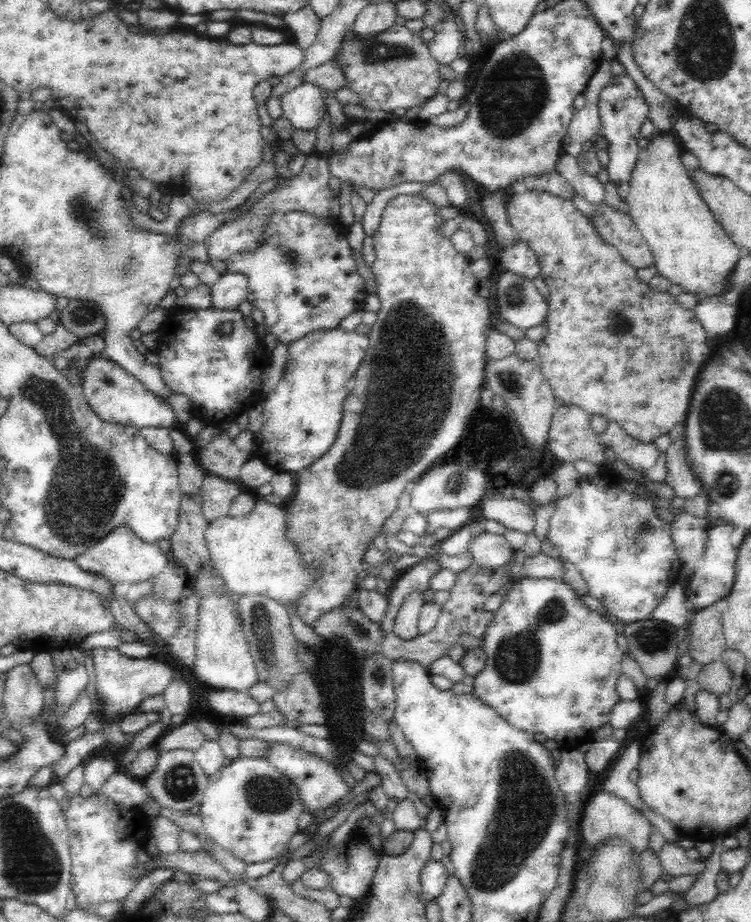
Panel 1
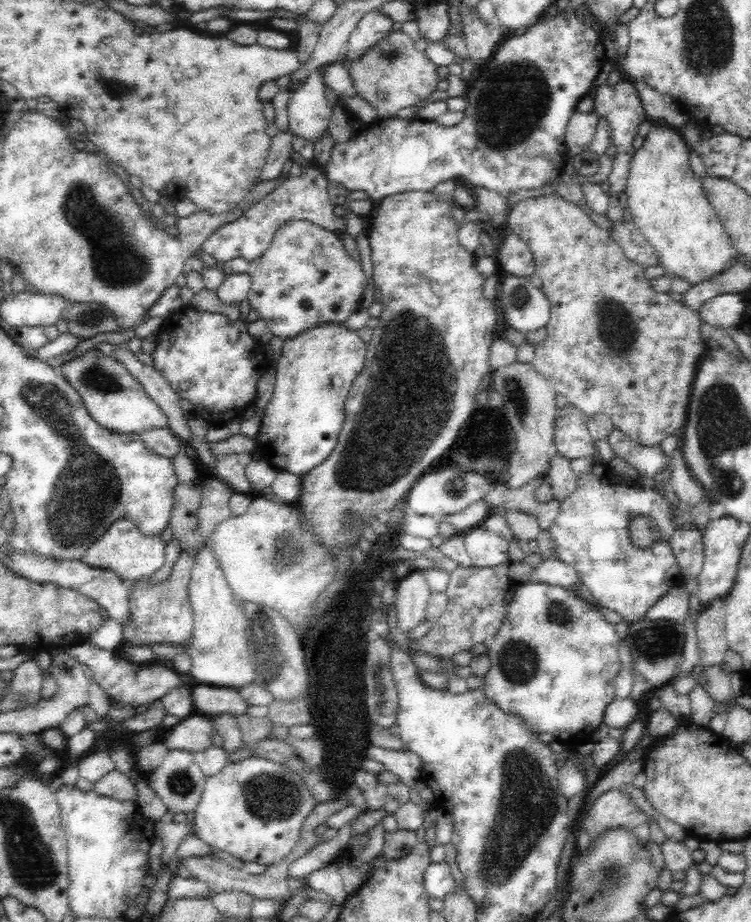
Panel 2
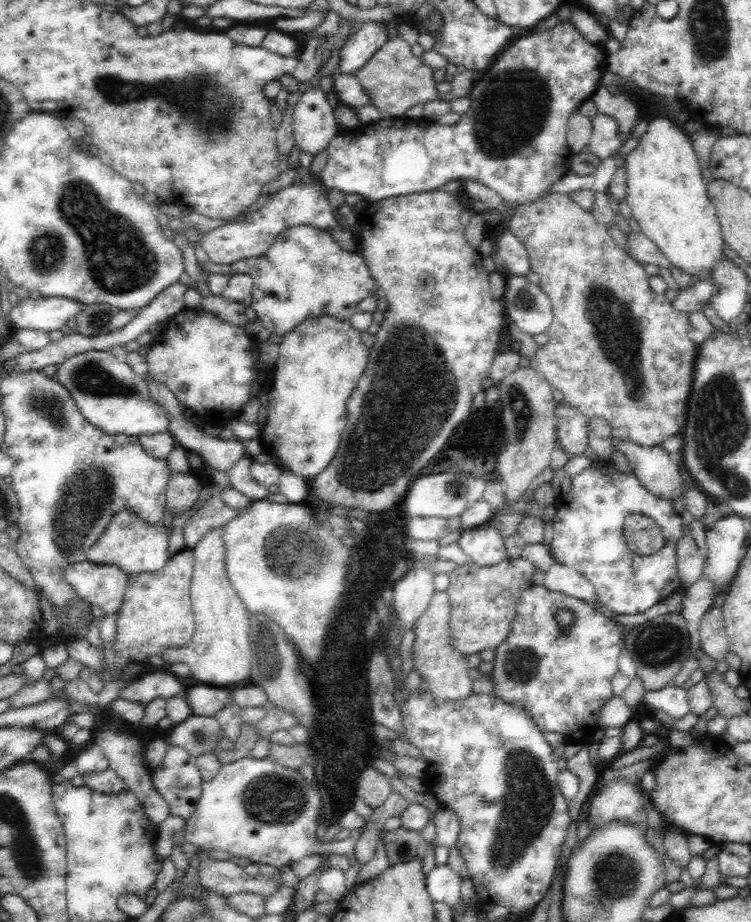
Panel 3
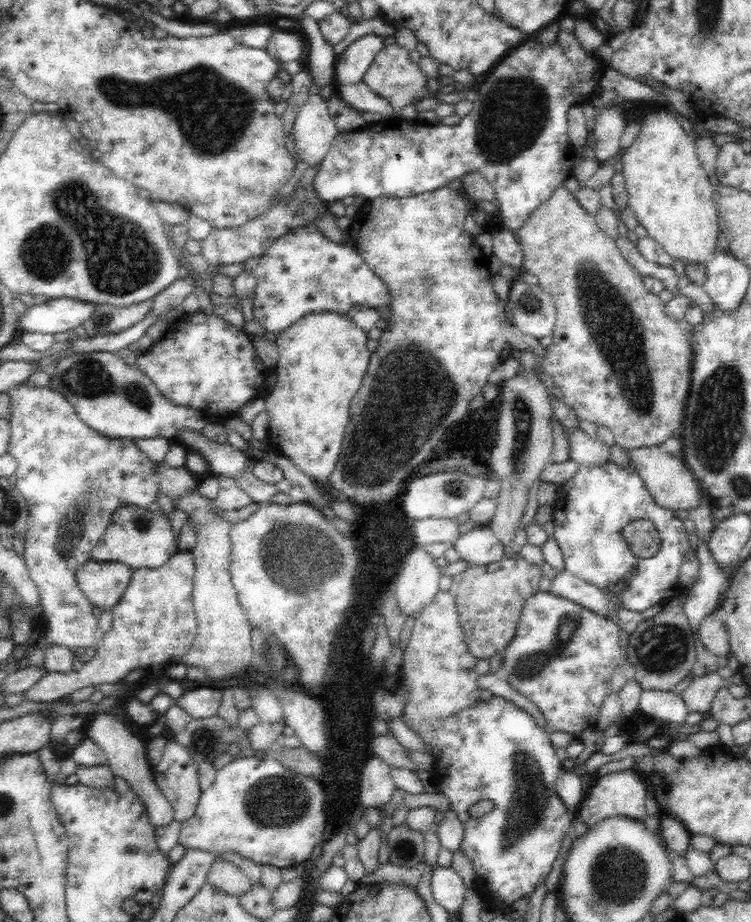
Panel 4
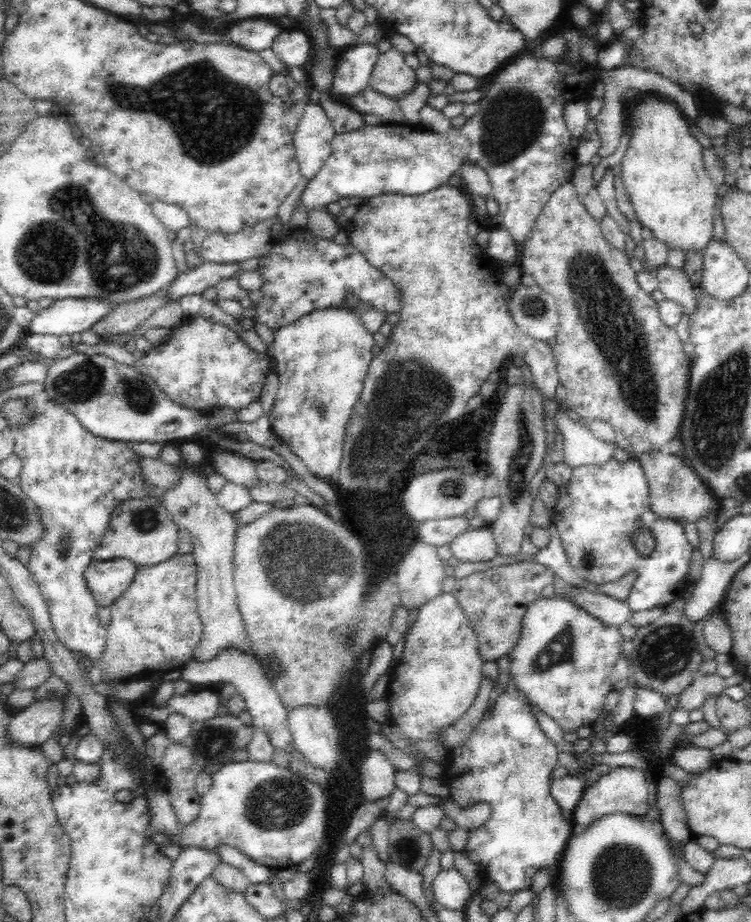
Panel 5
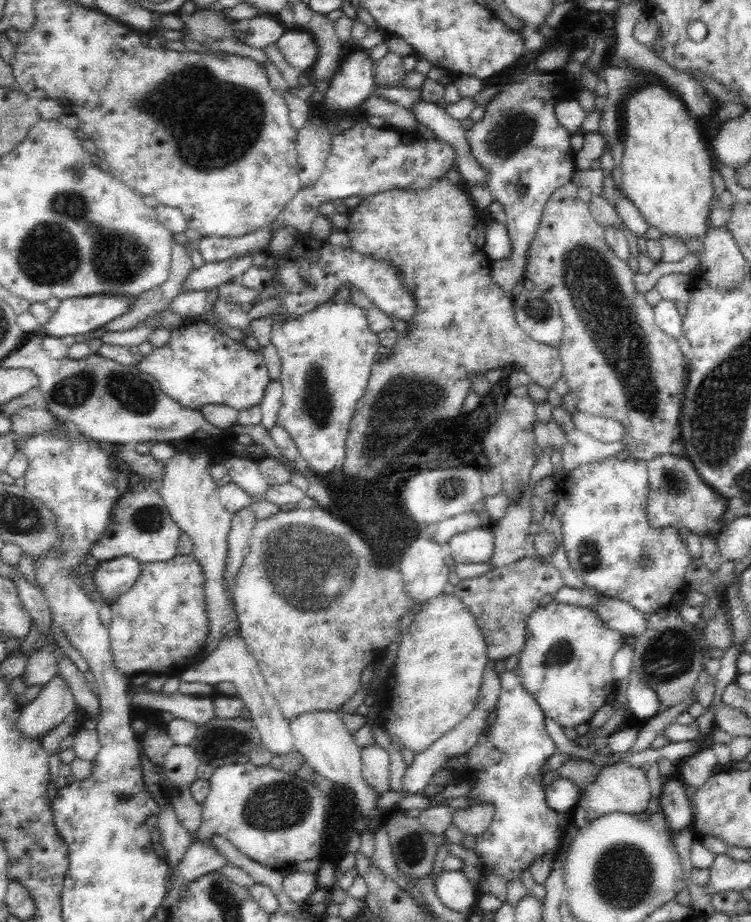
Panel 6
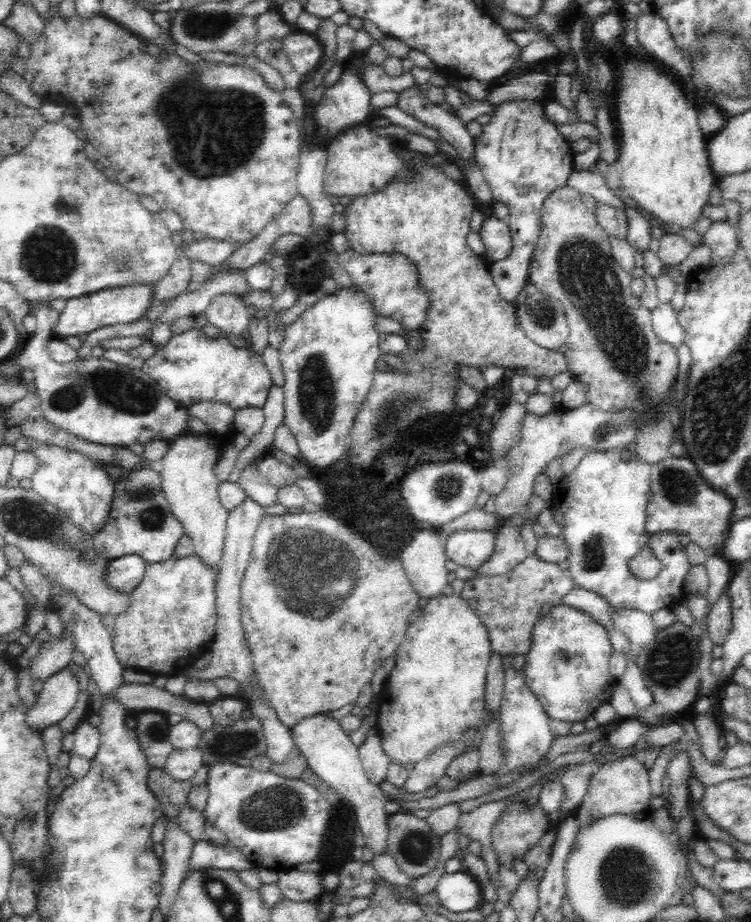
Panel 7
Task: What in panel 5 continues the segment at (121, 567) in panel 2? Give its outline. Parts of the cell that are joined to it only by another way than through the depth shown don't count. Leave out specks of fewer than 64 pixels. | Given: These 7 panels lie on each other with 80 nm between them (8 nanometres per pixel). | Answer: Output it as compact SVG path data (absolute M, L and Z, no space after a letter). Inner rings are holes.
M148 494L140 500L124 500L111 514L111 522L93 557L99 561L126 558L137 567L158 564L170 560L177 553L179 530L158 498Z

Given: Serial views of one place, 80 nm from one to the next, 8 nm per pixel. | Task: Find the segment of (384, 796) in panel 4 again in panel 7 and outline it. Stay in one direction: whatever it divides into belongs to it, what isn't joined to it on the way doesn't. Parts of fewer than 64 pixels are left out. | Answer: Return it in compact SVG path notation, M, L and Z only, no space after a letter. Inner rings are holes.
M375 729L369 730L364 744L359 747L359 756L370 782L379 786L387 781L390 759L382 749L380 738Z

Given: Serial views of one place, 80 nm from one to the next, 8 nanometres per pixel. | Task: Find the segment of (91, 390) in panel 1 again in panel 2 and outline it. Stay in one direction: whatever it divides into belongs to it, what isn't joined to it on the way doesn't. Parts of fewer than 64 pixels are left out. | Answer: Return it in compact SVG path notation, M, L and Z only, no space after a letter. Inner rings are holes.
M88 350L81 356L68 360L62 366L62 374L80 395L88 414L102 428L130 434L167 426L166 414L148 396L140 381L114 357L105 356L98 350Z

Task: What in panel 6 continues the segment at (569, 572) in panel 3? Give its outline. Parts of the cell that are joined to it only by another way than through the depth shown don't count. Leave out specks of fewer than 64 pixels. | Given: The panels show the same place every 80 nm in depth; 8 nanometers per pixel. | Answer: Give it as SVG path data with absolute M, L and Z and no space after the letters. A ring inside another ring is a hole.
M606 596L600 597L592 611L599 615L608 628L617 630L623 636L631 636L636 639L649 626L646 621L646 613L638 611L631 604L623 600L614 600Z

